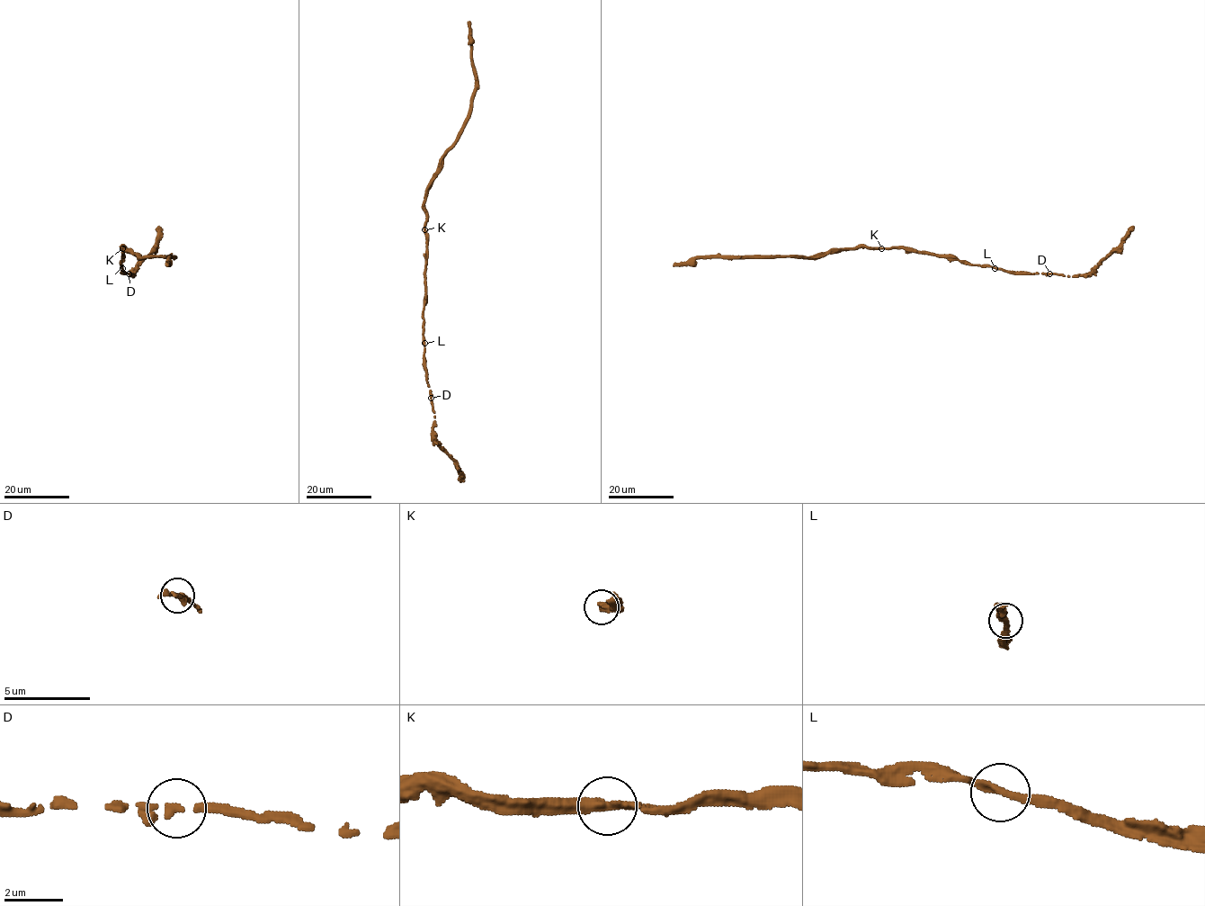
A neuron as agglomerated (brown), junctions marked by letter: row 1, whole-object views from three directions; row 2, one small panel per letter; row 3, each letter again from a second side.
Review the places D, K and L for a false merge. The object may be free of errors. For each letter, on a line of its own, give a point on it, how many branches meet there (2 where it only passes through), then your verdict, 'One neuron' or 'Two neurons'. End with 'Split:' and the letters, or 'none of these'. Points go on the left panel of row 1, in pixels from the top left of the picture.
D: Place: (129, 273). Branches: 2. One neuron
K: Place: (122, 248). Branches: 2. One neuron
L: Place: (122, 268). Branches: 2. One neuron
Split: none of these

